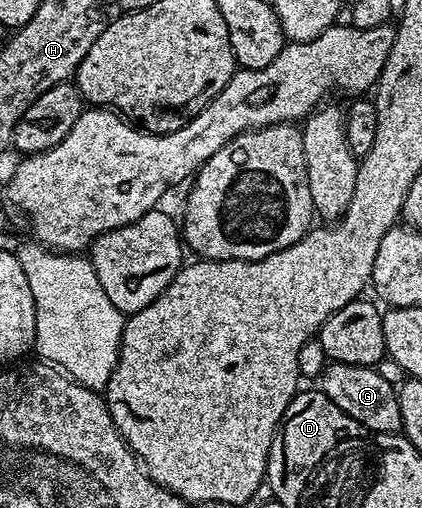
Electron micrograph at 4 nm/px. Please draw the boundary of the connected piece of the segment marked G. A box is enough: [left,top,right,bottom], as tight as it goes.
[319,363,403,433]

